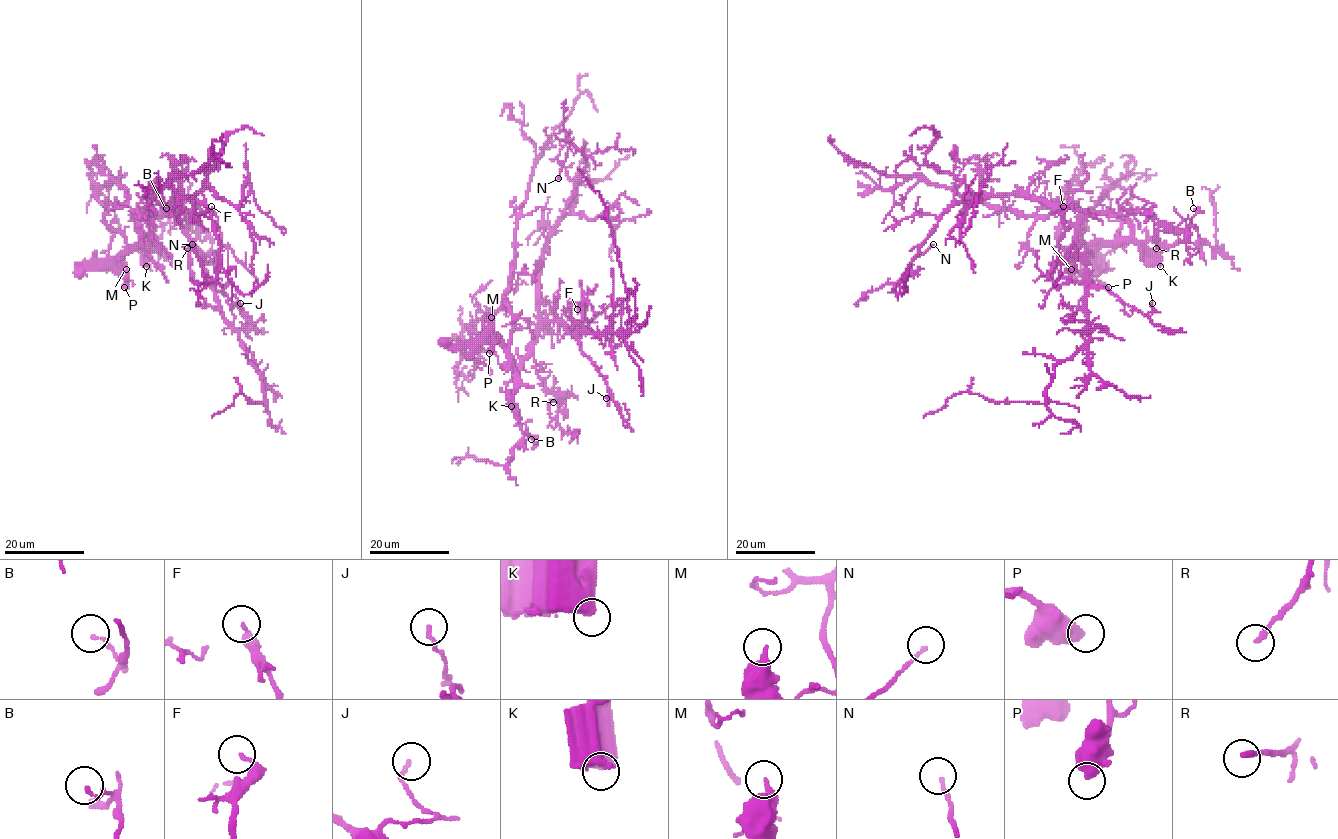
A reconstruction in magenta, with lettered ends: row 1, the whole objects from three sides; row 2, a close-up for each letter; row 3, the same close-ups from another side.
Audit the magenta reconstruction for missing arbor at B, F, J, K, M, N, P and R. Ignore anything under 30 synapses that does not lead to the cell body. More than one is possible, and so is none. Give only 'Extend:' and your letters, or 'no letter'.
Extend: K

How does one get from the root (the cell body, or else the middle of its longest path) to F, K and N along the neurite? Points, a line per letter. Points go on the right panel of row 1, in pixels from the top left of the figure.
F: (1116, 215), (1086, 214), (1079, 221), (1076, 249), (1085, 280), (1052, 281), (1048, 272), (1065, 229), (1063, 206)
K: (1116, 215), (1127, 221), (1131, 234), (1160, 266)
N: (1116, 215), (1015, 195), (975, 196), (944, 213), (920, 247), (910, 274), (900, 282), (907, 266), (933, 244)

